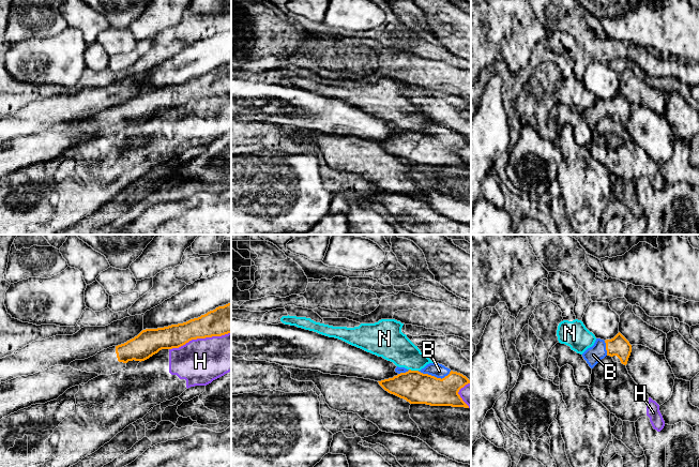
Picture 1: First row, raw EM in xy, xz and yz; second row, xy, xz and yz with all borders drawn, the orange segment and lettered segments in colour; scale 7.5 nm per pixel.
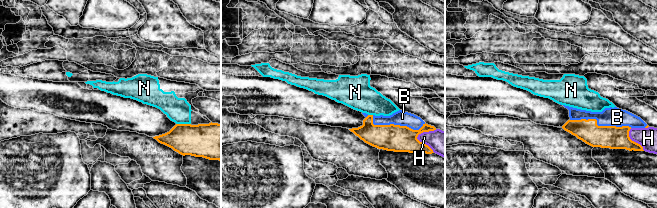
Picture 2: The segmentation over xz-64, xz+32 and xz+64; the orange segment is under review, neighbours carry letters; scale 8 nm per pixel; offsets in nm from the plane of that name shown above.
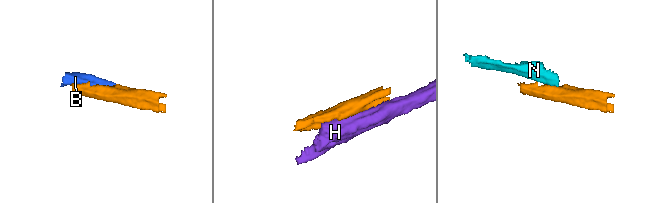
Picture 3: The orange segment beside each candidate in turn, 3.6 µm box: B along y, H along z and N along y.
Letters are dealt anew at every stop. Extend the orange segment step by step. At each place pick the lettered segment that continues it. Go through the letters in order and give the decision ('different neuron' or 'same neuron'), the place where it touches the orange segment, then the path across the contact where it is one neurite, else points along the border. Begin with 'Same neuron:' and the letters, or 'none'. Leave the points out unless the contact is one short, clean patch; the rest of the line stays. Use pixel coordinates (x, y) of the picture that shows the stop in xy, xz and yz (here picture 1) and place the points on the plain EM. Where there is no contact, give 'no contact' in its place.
Same neuron: B
B: same neuron | xz (434, 136)
H: different neuron | xy (199, 98)
N: different neuron | xz (413, 131)

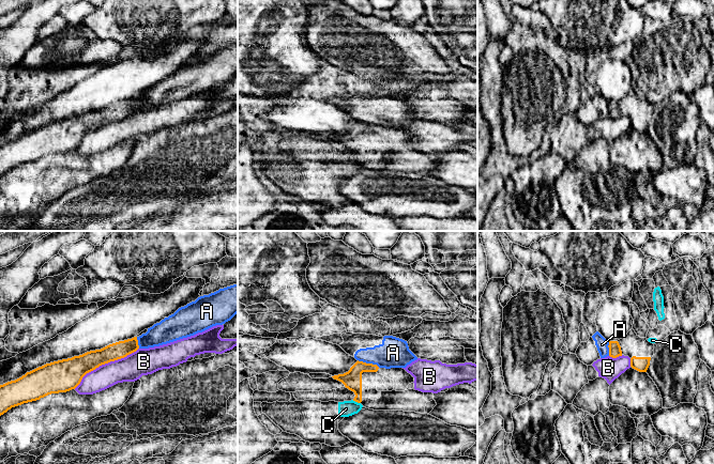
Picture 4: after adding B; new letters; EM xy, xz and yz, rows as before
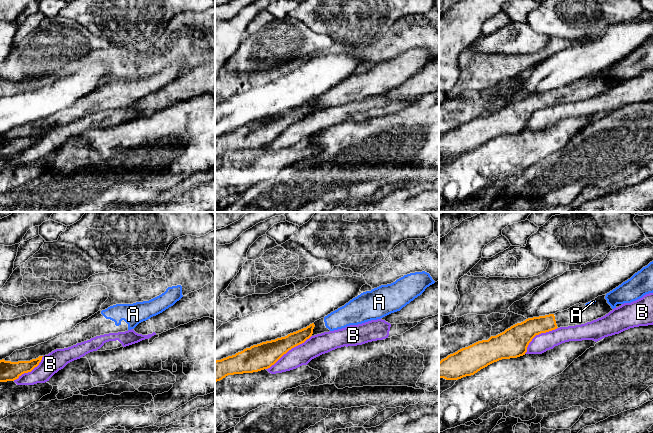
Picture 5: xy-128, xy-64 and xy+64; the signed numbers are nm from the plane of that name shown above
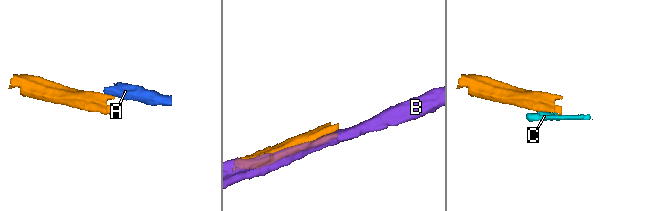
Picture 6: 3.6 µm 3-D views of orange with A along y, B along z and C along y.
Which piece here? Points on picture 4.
Same neuron: none
A: different neuron | xz (368, 124) | along xz (358, 120), (364, 123), (376, 124), (379, 127)
B: different neuron | xy (105, 123)
C: different neuron | xz (356, 161) | along xz (352, 160), (360, 164)

